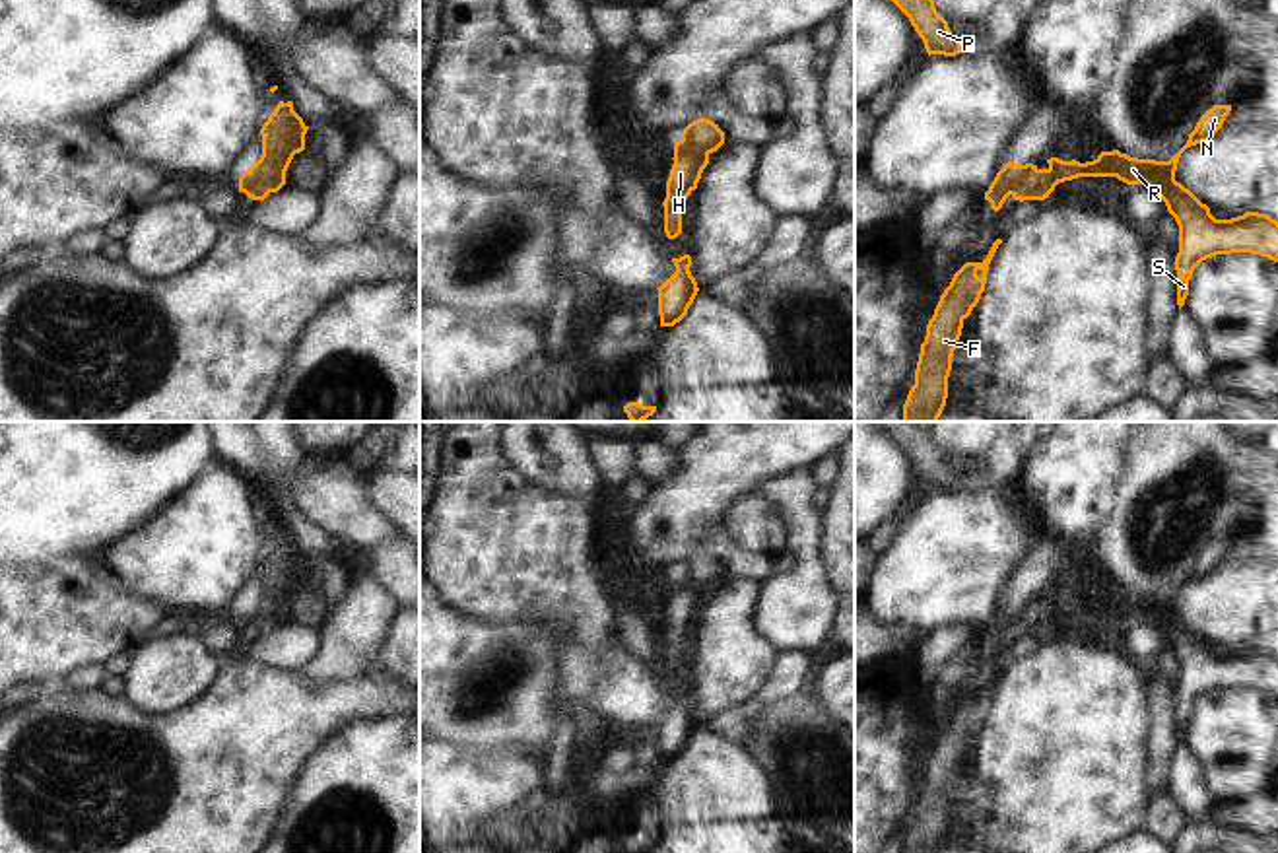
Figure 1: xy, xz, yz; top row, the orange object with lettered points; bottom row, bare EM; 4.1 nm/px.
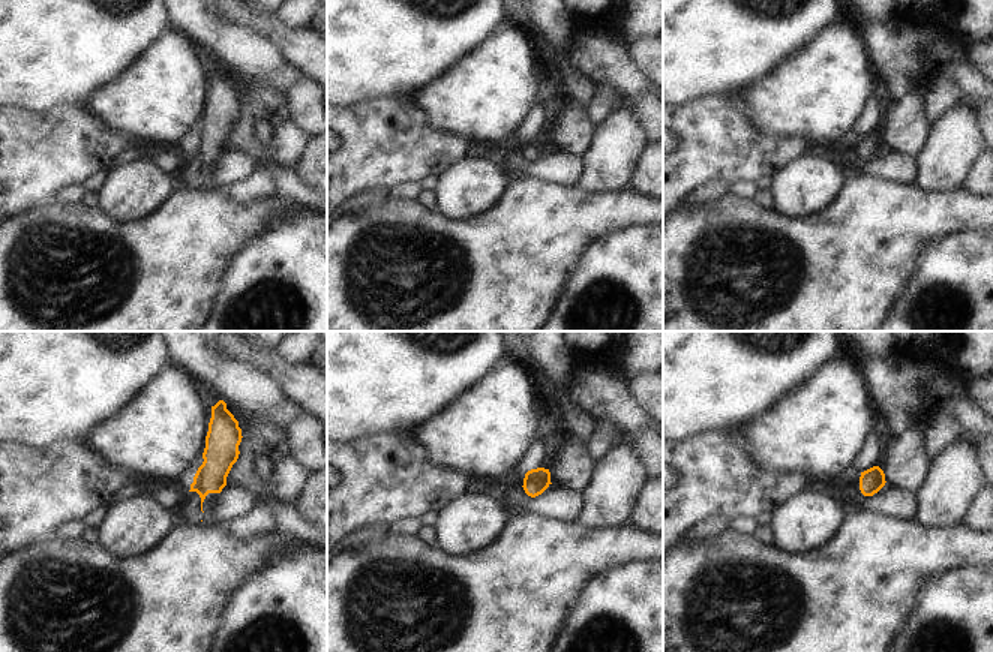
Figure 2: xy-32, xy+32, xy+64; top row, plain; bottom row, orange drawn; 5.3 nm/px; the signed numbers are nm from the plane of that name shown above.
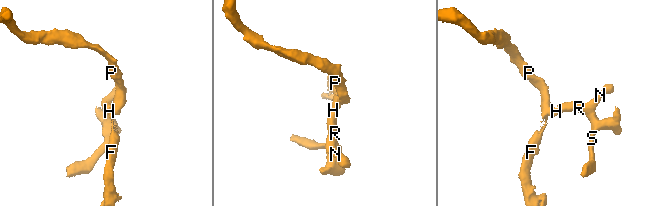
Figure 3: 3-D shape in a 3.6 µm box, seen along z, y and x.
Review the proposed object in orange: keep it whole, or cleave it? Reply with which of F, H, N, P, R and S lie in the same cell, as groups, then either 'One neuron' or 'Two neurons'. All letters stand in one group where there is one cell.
Groups: F P / H N R S. Two neurons.

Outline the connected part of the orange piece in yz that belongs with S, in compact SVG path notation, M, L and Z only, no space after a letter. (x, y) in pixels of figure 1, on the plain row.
M1231 540L1208 544L1187 579L1169 595L1138 595L1119 585L1101 587L1093 597L1047 595L1049 602L1033 598L1018 600L1012 620L1014 635L1045 635L1059 618L1078 612L1117 612L1127 620L1144 620L1154 626L1167 641L1179 661L1179 688L1175 692L1177 740L1185 740L1189 715L1194 703L1216 690L1251 688L1278 698L1278 657L1266 649L1245 647L1231 655L1216 655L1189 624L1175 616L1181 589L1196 579L1208 577L1222 563Z

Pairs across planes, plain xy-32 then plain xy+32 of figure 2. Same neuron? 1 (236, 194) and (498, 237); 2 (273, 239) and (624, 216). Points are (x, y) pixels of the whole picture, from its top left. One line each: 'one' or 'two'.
1: two
2: two

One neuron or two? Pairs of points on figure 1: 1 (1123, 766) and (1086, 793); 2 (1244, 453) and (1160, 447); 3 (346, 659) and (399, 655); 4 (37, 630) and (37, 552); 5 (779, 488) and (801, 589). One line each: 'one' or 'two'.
1: one
2: one
3: two
4: two
5: one

